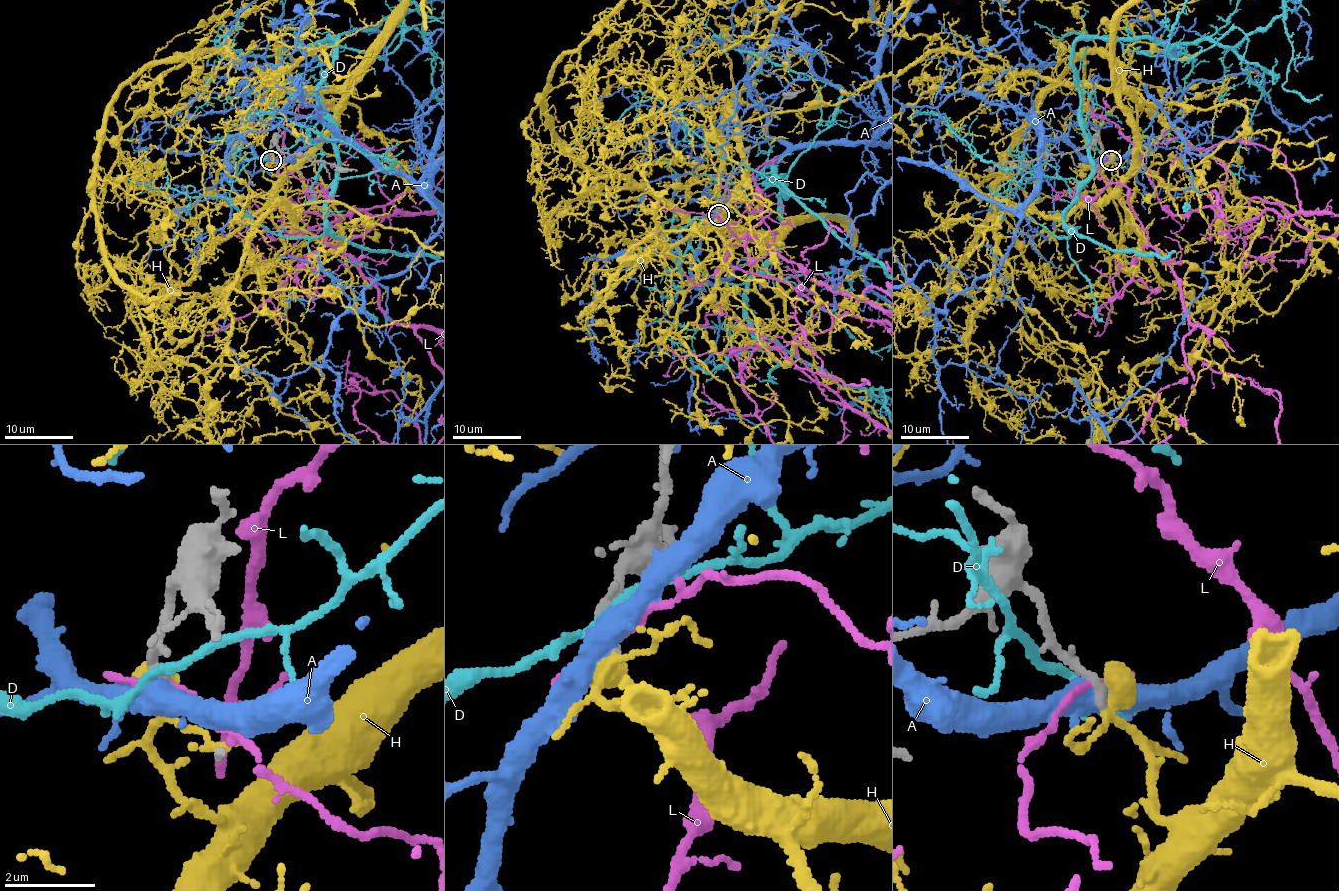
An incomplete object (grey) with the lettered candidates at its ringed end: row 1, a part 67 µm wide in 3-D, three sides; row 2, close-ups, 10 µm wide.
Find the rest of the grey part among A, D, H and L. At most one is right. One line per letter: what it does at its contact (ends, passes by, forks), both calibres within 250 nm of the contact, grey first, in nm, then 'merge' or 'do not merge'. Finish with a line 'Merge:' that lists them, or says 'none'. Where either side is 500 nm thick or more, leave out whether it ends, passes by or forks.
A: 240 nm thick on the grey side, 500 nm on the other; do not merge
D: it passes by; 200 nm thick on the grey side, 170 nm on the other; do not merge
H: it passes by; 200 nm thick on the grey side, 440 nm on the other; merge
L: it passes by; 240 nm thick on the grey side, 140 nm on the other; do not merge
Merge: H

